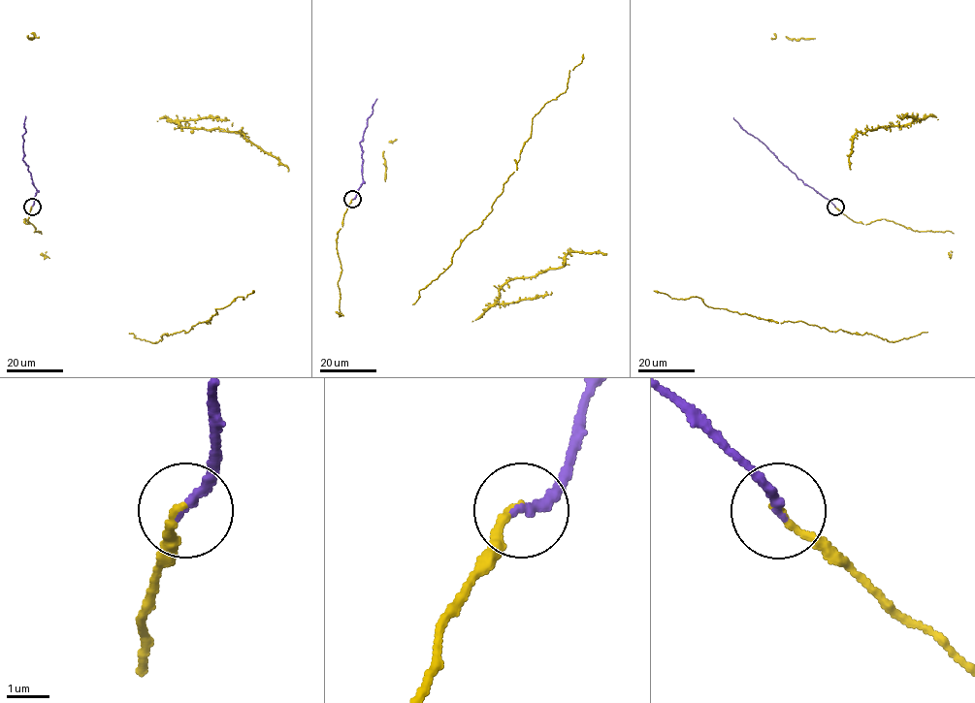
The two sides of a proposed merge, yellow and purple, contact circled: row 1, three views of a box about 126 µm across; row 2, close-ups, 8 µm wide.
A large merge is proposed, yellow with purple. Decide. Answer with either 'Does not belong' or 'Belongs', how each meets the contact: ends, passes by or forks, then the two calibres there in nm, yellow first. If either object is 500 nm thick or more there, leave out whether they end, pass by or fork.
Belongs. At the ring yellow ends. At the ring purple ends. Thickness 200 nm (yellow) against 200 nm

